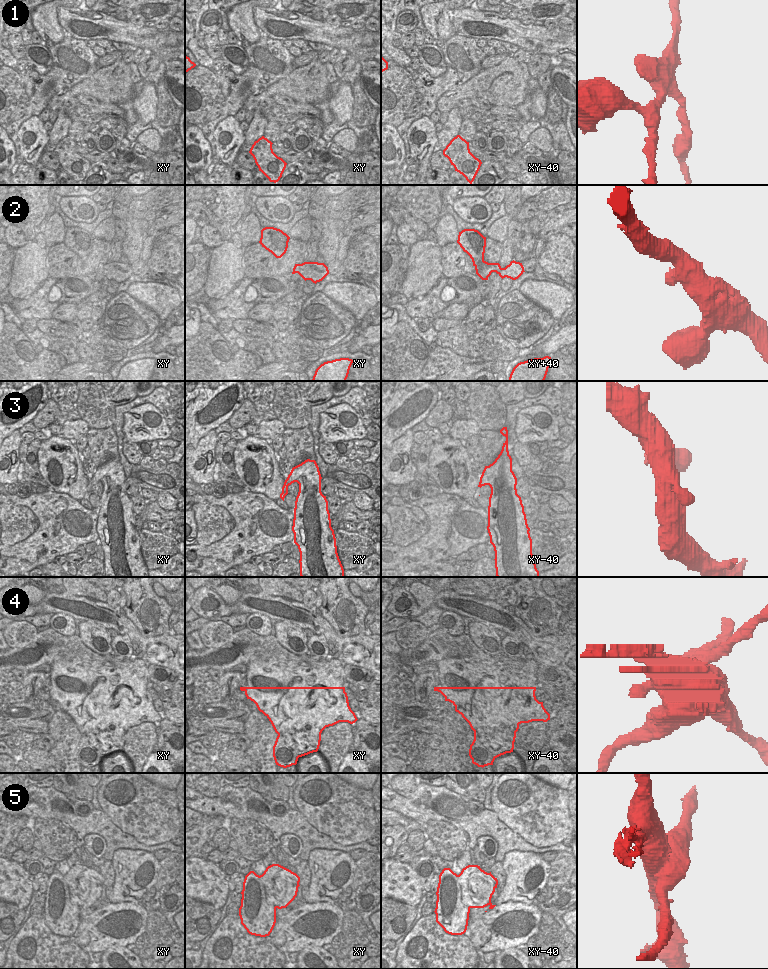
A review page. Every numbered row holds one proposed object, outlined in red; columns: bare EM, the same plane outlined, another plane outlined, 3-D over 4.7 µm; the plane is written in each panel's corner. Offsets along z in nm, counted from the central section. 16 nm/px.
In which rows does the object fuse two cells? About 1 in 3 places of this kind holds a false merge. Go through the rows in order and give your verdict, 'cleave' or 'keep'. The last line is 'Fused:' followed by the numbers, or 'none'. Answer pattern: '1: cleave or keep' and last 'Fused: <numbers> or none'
1: keep
2: keep
3: keep
4: cleave
5: cleave
Fused: 4, 5

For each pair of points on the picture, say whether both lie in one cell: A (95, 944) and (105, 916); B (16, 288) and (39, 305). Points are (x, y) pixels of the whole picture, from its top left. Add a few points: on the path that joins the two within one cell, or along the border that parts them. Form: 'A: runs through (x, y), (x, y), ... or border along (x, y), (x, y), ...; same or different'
A: runs through (95, 937), (104, 927), (104, 923); same
B: border along (44, 280), (37, 289), (20, 300); different

